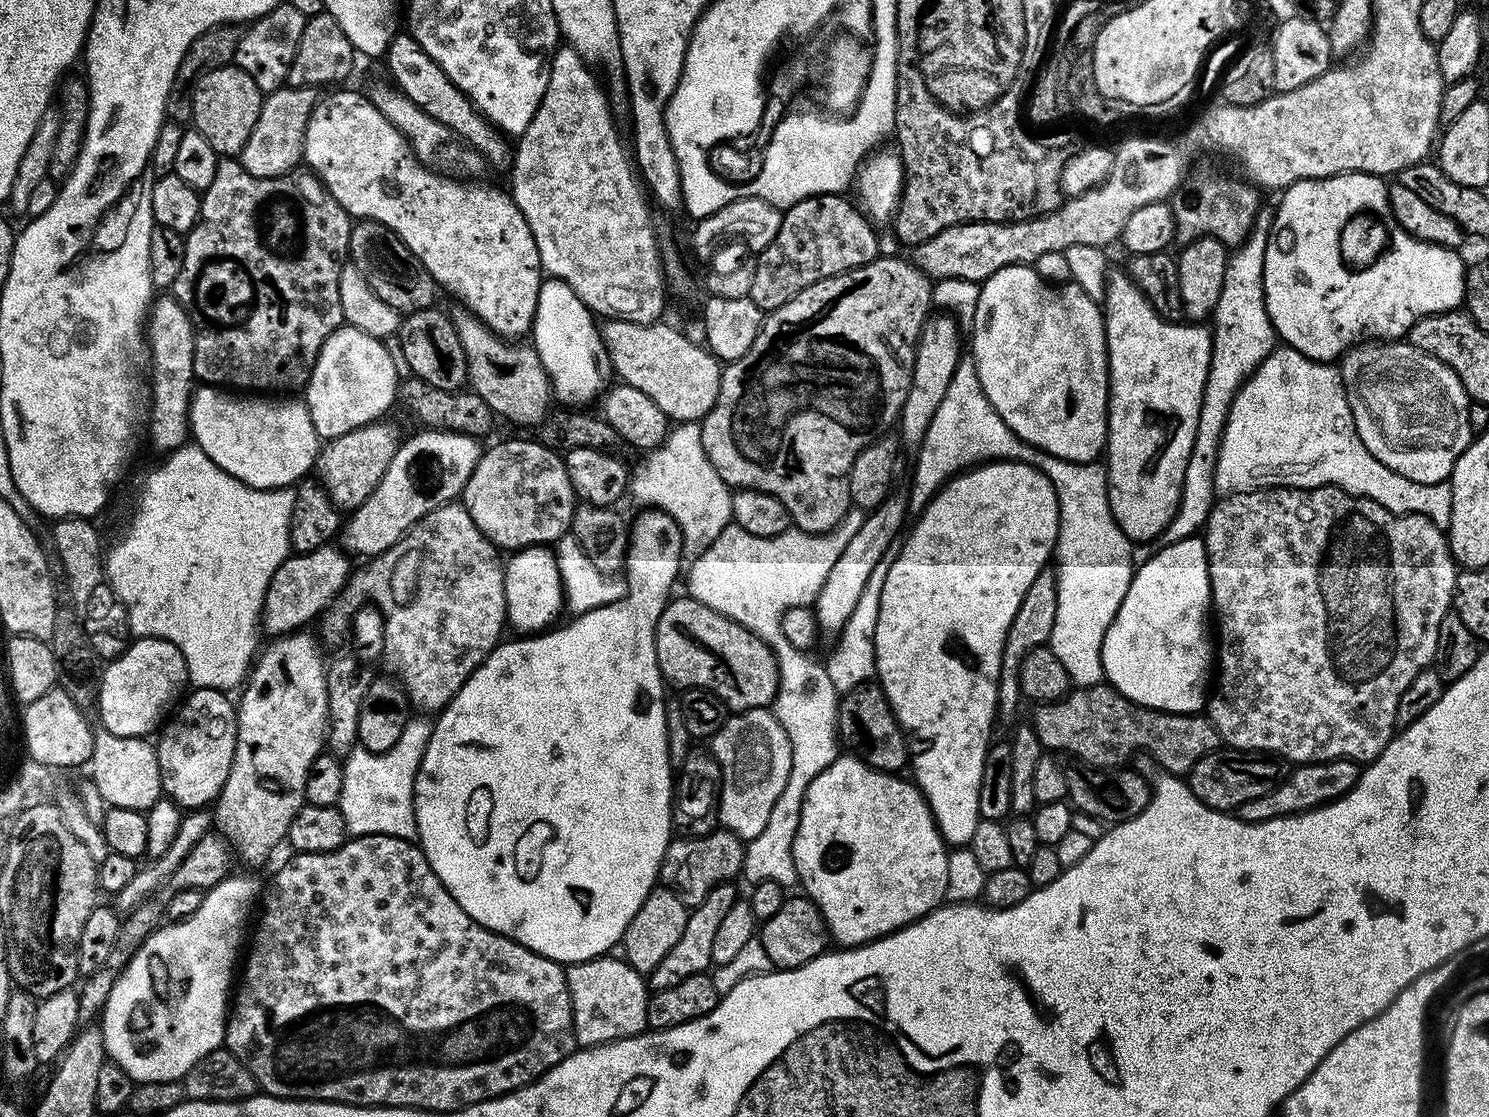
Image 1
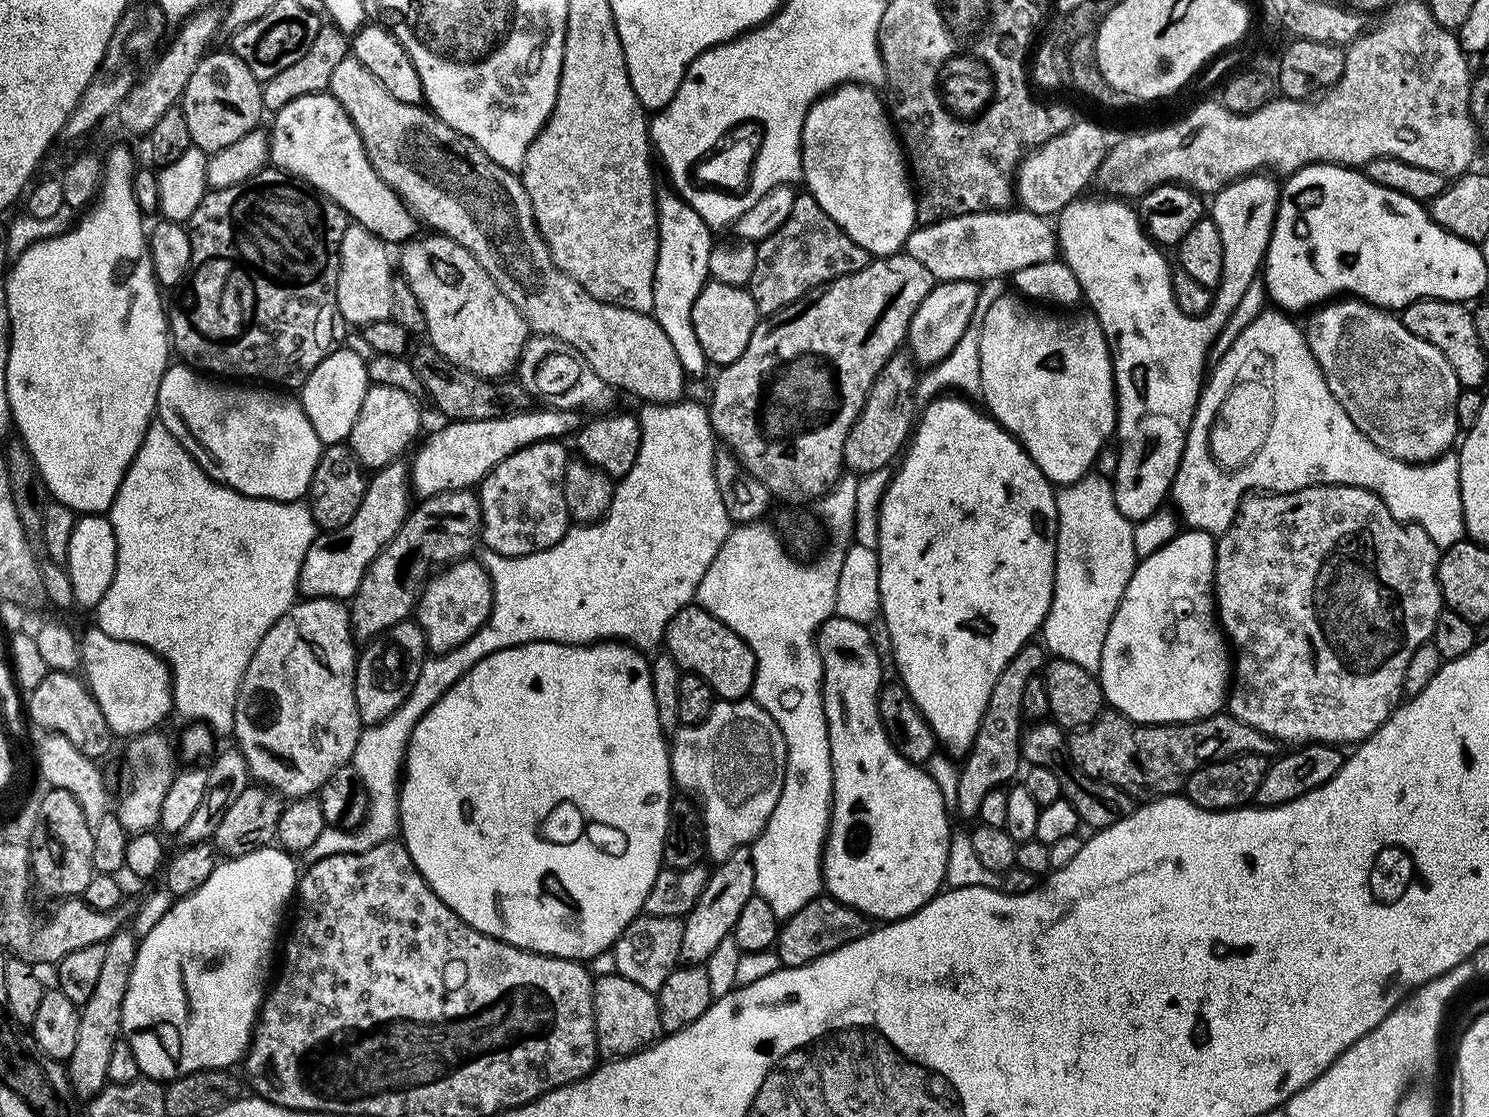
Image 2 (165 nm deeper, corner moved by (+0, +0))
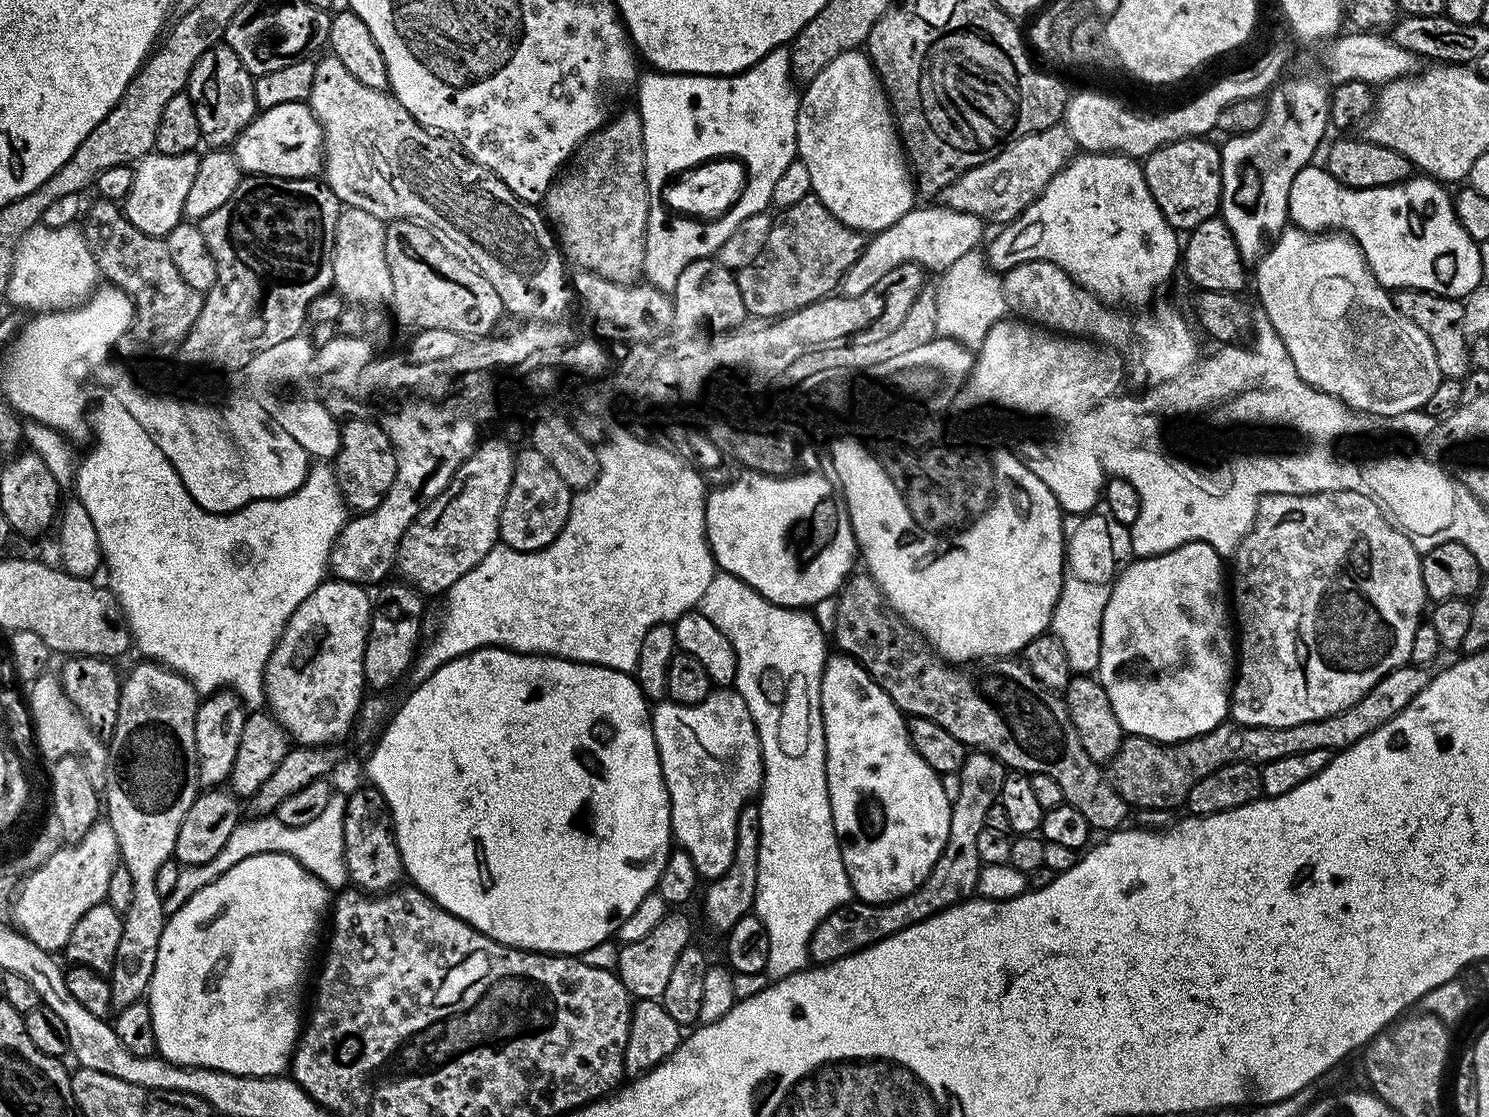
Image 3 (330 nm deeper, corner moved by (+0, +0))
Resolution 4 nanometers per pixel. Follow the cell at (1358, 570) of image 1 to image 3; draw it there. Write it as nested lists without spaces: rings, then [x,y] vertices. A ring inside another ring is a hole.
[[[1334,490],[1310,494],[1274,494],[1260,499],[1256,521],[1238,546],[1234,557],[1236,573],[1230,576],[1230,604],[1234,609],[1234,624],[1238,629],[1238,663],[1230,685],[1230,716],[1237,724],[1250,726],[1298,726],[1302,722],[1314,722],[1330,718],[1358,702],[1390,670],[1401,668],[1410,661],[1410,645],[1422,622],[1424,604],[1428,600],[1426,586],[1422,582],[1422,553],[1410,542],[1384,514],[1384,509],[1367,492]]]

